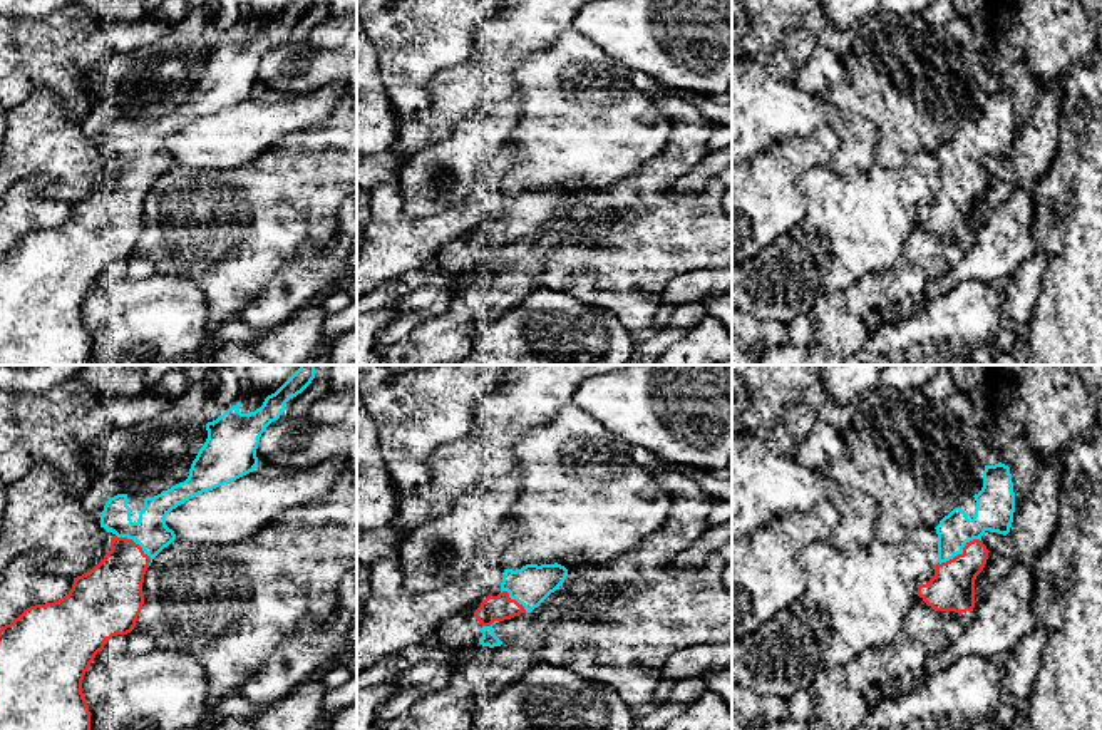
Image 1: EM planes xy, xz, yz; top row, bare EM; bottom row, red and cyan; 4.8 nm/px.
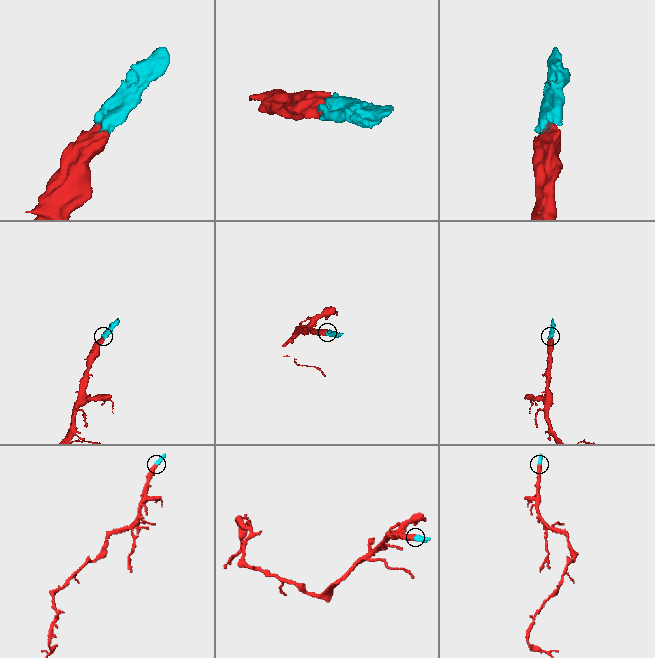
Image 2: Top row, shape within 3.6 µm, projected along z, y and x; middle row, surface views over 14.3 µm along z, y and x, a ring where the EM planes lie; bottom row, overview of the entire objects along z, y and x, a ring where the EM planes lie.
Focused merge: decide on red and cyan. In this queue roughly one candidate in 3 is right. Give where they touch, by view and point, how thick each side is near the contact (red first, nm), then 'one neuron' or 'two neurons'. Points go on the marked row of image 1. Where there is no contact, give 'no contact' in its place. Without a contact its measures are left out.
yz (960, 555) | 220/170 nm | one neuron

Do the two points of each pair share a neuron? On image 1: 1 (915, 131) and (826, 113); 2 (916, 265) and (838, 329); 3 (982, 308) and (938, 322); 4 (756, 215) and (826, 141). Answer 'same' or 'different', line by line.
1: different
2: same
3: same
4: same

